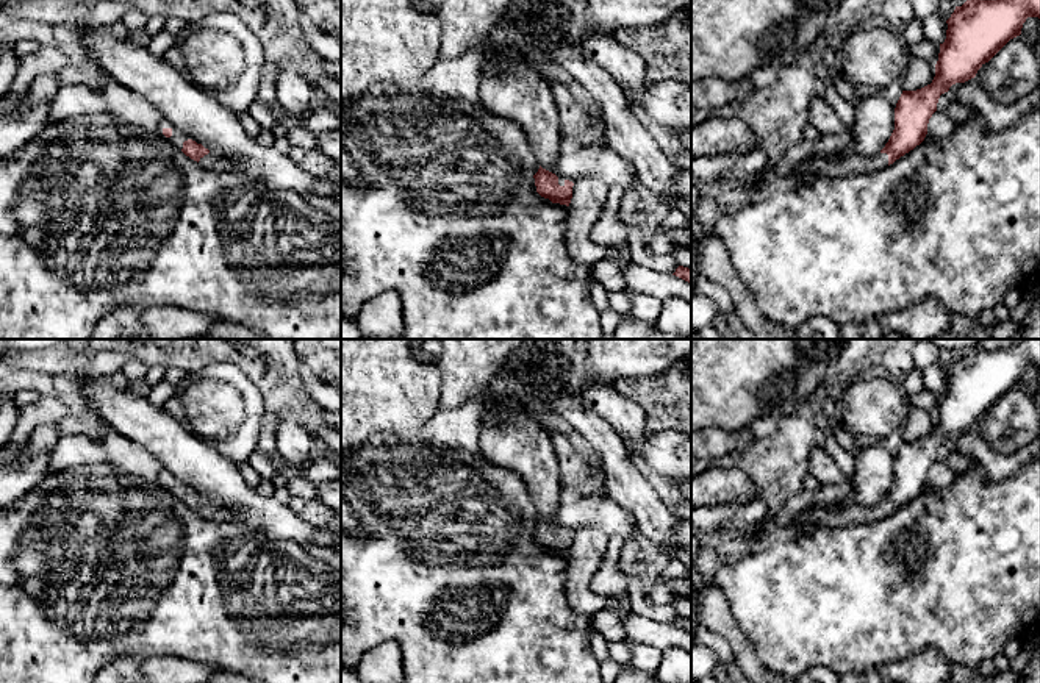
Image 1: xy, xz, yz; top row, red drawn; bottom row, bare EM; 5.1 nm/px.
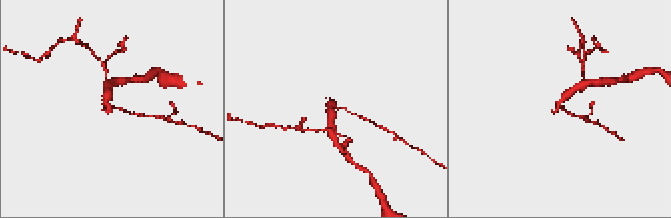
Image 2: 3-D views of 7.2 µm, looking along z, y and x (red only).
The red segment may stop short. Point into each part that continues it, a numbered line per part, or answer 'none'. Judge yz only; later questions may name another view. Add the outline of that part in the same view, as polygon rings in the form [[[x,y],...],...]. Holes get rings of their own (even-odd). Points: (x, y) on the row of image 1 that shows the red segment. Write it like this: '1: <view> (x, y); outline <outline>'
1: yz (848, 161); outline [[[852,145],[835,153],[821,153],[802,161],[794,175],[787,175],[794,180],[793,188],[799,188],[827,177],[840,177],[851,173],[865,173],[879,170],[888,166],[888,155],[879,153],[874,158],[859,155]]]

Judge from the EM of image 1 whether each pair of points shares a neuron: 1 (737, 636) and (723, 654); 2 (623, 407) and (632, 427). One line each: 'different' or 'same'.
1: different
2: same

